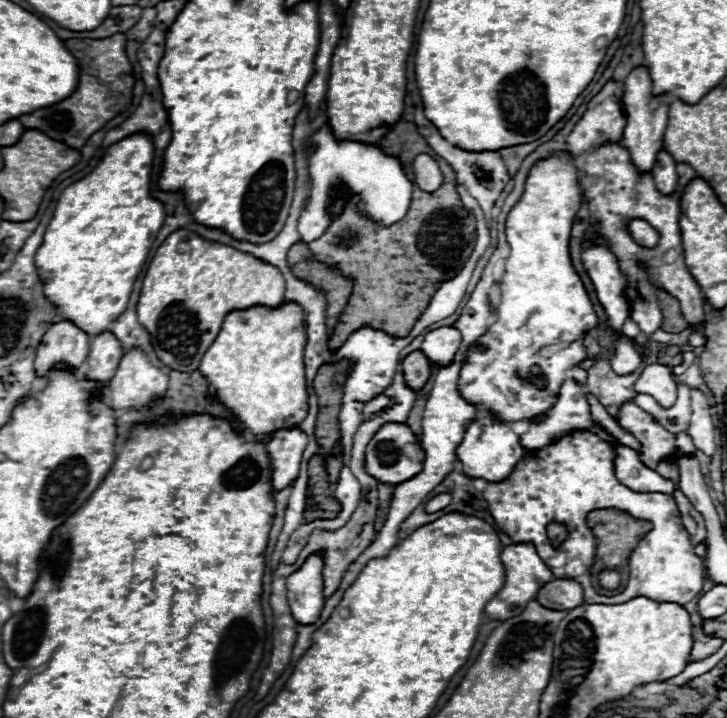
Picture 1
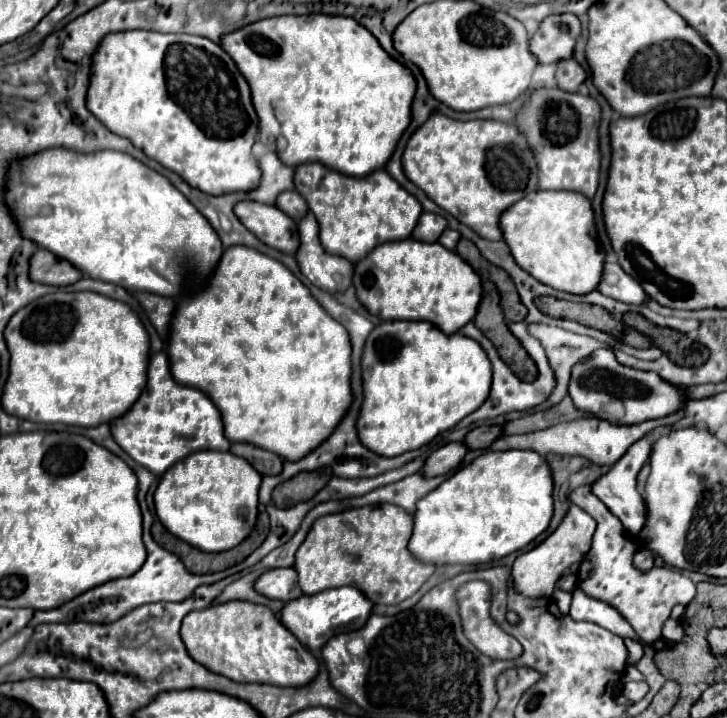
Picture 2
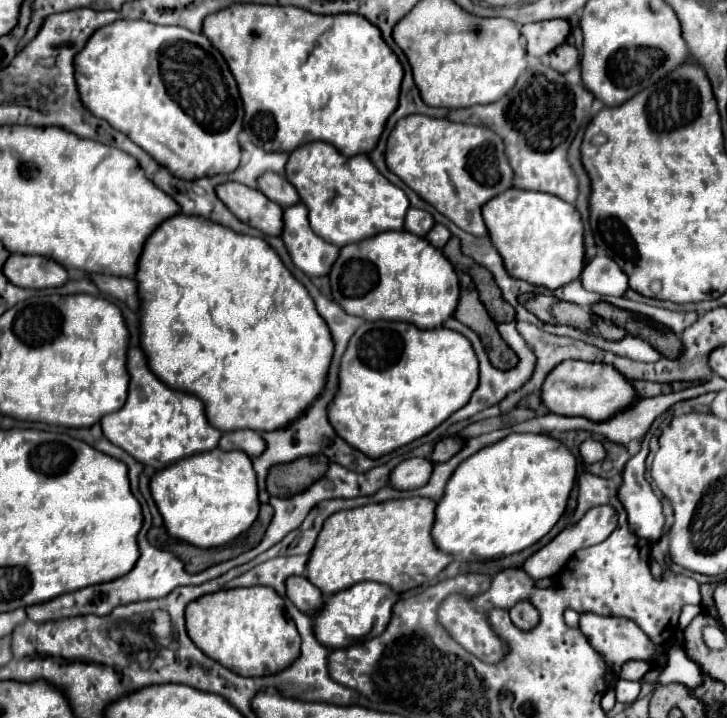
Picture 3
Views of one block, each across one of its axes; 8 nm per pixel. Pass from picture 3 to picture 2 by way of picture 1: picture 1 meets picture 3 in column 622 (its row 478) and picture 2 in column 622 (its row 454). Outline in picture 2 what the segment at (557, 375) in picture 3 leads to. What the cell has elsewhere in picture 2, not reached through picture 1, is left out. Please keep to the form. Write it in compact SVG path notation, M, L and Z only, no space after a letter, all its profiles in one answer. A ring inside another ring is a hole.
M606 348L592 352L572 368L568 396L578 410L616 424L638 424L644 420L662 418L676 412L682 406L680 402L684 402L682 388L664 382L658 374L622 366L616 362L614 352Z

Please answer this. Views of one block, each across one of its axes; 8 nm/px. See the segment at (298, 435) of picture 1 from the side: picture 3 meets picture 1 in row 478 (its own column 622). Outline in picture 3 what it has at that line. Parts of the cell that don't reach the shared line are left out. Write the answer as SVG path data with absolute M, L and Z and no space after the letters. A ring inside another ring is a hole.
M602 250L590 262L586 262L580 280L586 290L604 296L624 296L628 290L628 276Z

